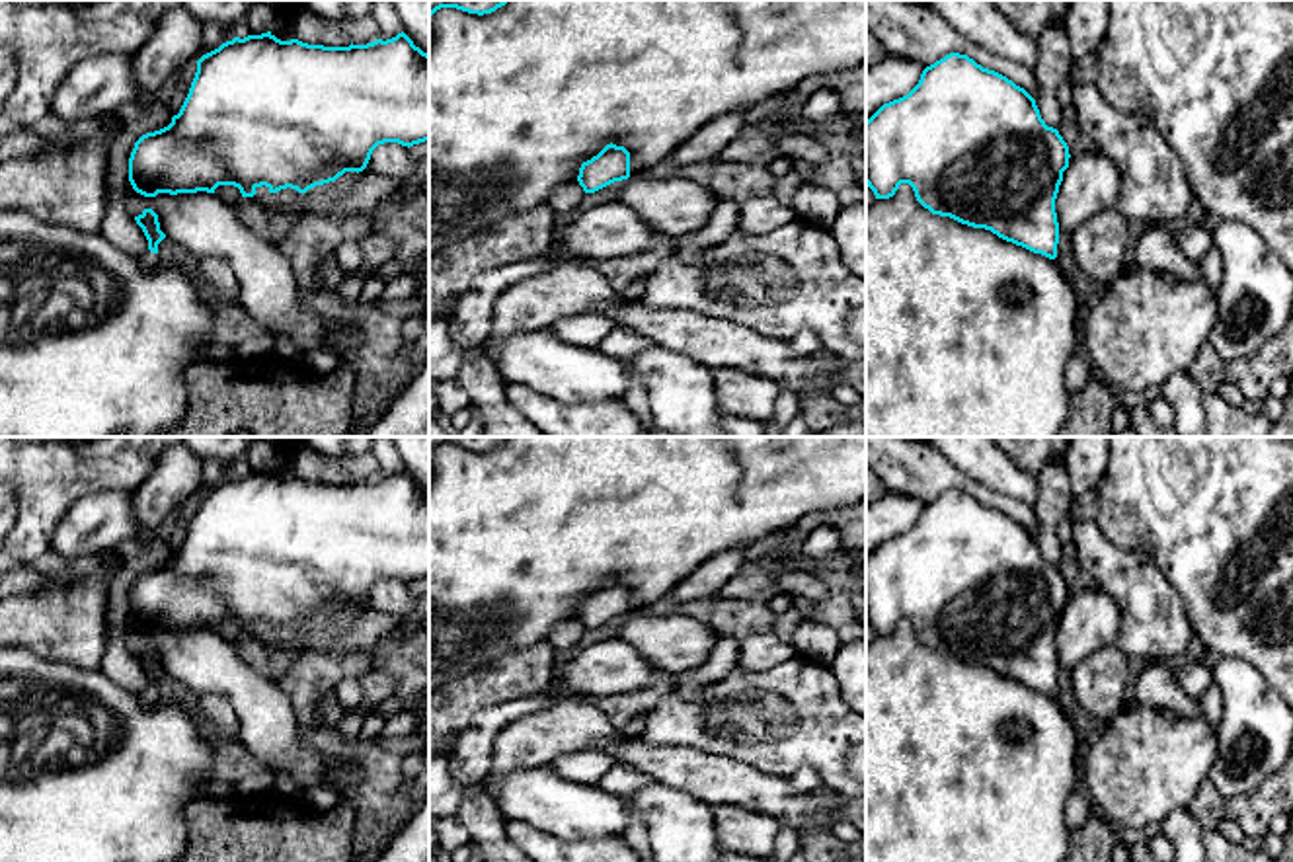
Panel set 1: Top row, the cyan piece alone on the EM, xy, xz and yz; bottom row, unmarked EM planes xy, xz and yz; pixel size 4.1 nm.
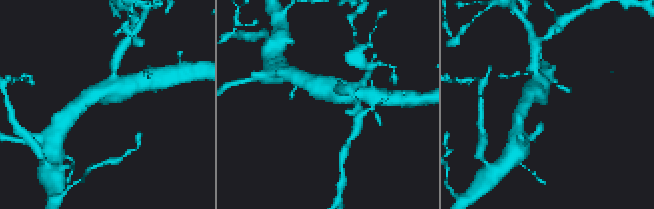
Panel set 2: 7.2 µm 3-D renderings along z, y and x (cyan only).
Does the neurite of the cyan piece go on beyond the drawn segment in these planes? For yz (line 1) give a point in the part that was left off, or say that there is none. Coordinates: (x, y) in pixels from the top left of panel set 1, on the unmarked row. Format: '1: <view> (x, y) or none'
1: none

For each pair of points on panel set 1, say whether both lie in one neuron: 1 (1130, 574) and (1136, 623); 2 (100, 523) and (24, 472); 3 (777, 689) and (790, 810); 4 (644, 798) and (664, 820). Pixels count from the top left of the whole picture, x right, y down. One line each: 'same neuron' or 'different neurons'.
1: same neuron
2: different neurons
3: different neurons
4: same neuron

